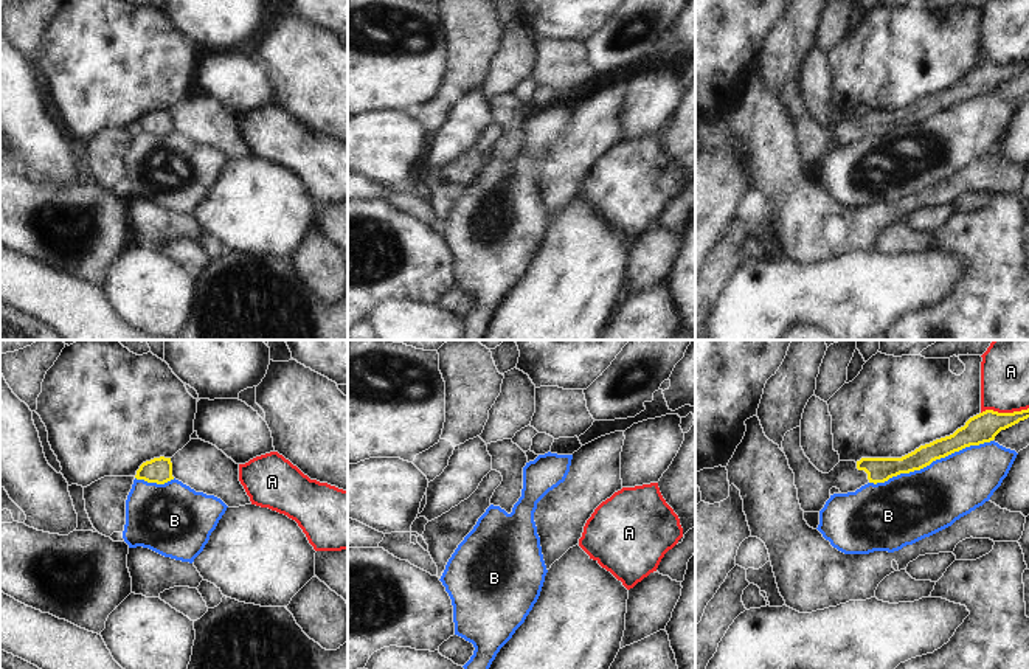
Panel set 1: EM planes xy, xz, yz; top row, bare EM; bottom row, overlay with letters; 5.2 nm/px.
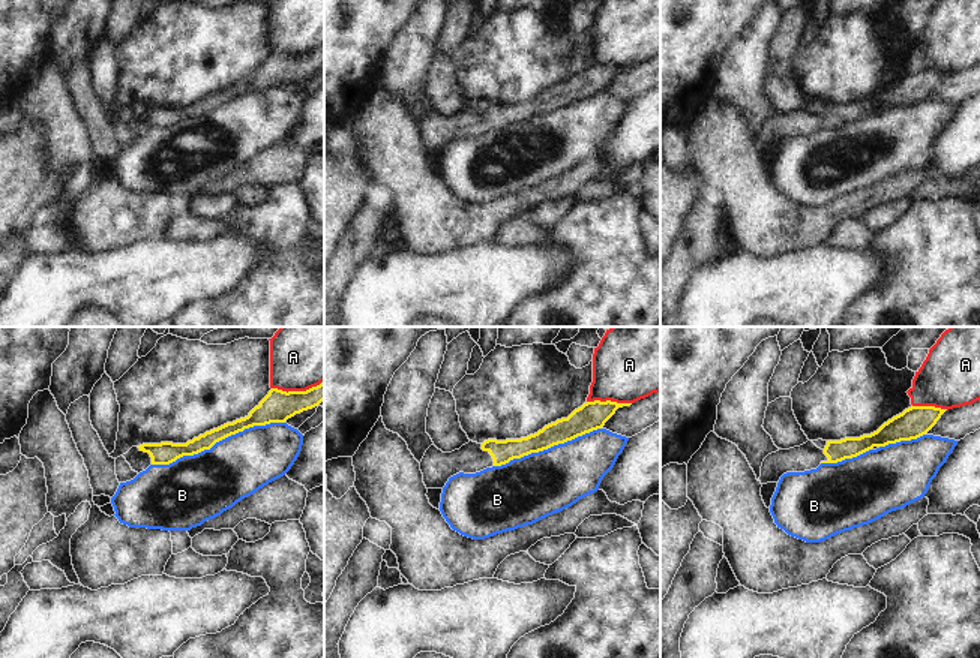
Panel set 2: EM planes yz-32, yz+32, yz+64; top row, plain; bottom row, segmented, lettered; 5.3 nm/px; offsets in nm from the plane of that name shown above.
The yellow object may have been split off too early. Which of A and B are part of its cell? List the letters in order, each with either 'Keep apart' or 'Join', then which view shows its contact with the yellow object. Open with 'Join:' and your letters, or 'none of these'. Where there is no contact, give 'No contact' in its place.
Join: none of these
A: Keep apart. Touches yellow in yz
B: Keep apart. Touches yellow in yz

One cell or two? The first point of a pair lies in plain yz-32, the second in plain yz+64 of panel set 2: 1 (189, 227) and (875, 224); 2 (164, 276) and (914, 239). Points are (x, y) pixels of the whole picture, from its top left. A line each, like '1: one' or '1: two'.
1: two
2: two

